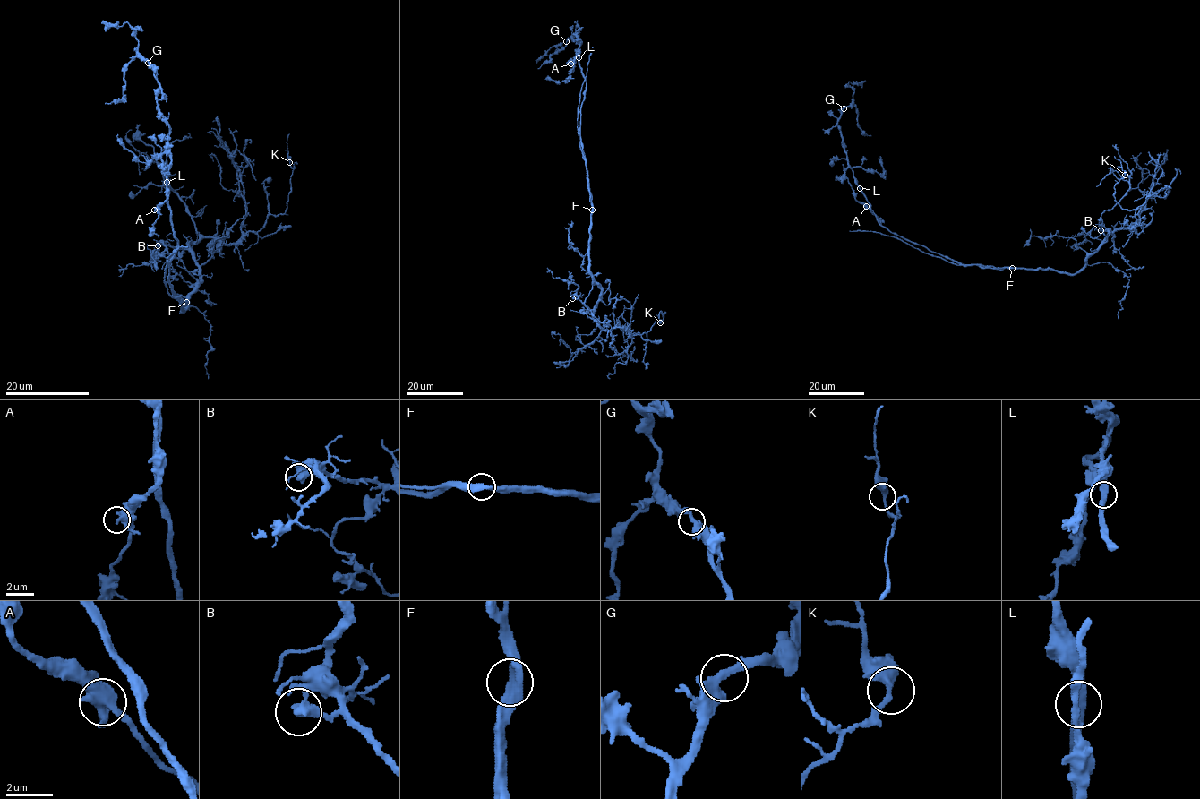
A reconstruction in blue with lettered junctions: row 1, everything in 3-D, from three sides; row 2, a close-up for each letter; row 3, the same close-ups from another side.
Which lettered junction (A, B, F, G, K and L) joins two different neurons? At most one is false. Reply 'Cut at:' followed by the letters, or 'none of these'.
Cut at: none of these

